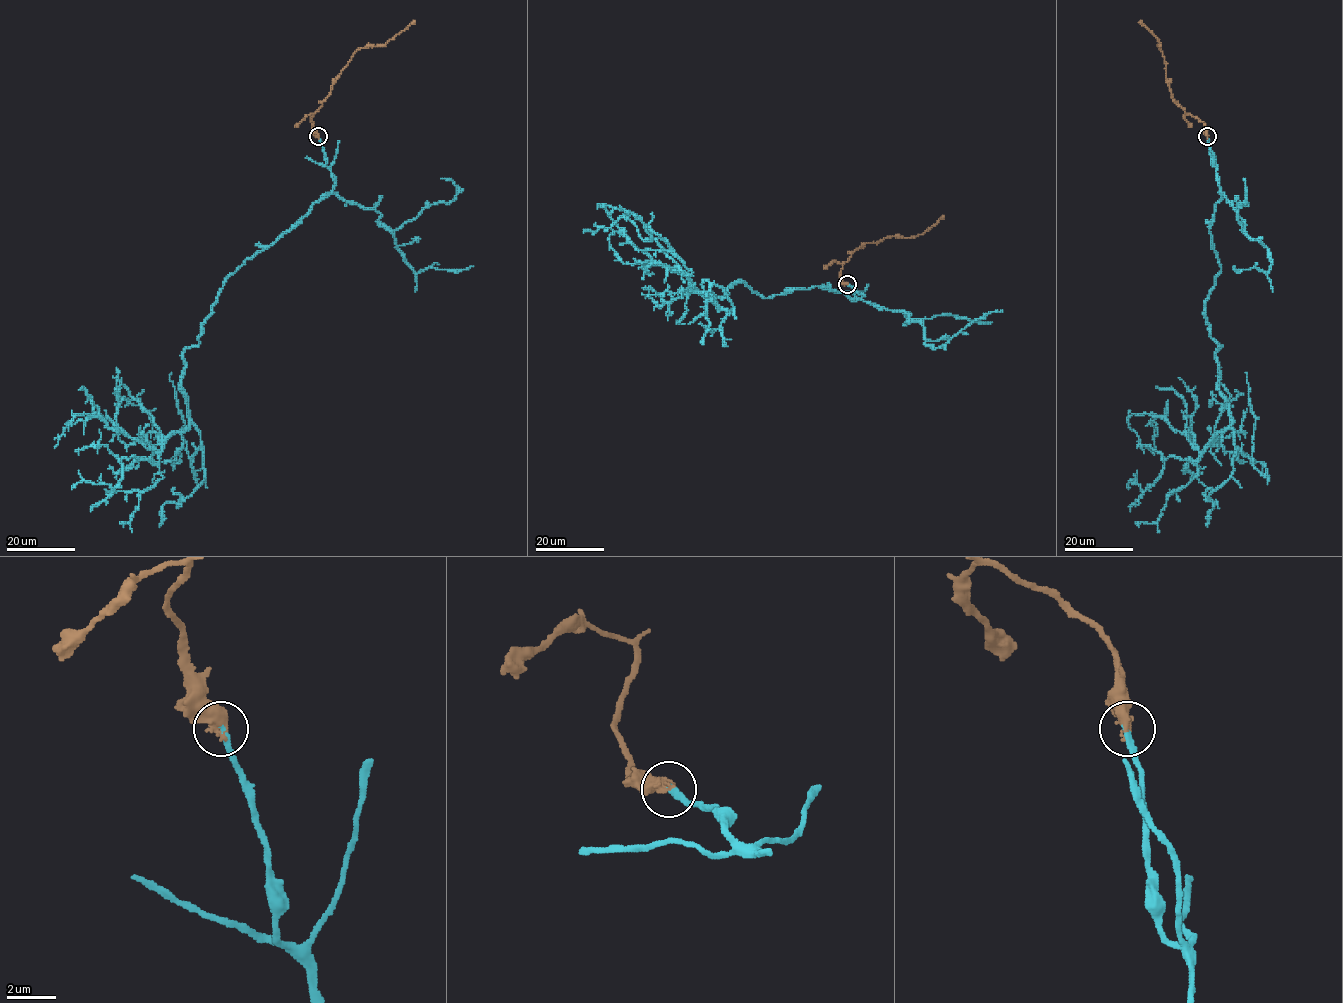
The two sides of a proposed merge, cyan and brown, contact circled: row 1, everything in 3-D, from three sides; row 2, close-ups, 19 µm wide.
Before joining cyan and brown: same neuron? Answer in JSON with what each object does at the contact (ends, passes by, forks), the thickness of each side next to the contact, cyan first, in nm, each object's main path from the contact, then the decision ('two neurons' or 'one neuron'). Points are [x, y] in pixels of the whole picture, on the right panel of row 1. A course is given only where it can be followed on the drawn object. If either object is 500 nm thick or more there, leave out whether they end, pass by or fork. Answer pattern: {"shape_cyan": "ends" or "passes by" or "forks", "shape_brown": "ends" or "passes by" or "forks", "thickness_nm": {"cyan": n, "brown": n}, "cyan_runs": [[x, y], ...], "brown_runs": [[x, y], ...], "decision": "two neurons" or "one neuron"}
{"thickness_nm": {"cyan": 220, "brown": 550}, "cyan_runs": [[1207, 137], [1220, 271], [1205, 313], [1230, 424], [1196, 461], [1161, 458], [1153, 483], [1128, 489]], "brown_runs": [[1207, 137], [1205, 125], [1187, 113], [1172, 97], [1160, 43], [1140, 22]], "decision": "one neuron"}

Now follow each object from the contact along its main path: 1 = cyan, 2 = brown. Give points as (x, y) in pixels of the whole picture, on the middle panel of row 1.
1: (847, 284), (862, 296), (811, 286), (763, 297), (734, 283), (708, 296), (718, 307), (637, 215), (600, 205)
2: (847, 284), (842, 282), (839, 272), (856, 249), (887, 237), (915, 237), (944, 217)

